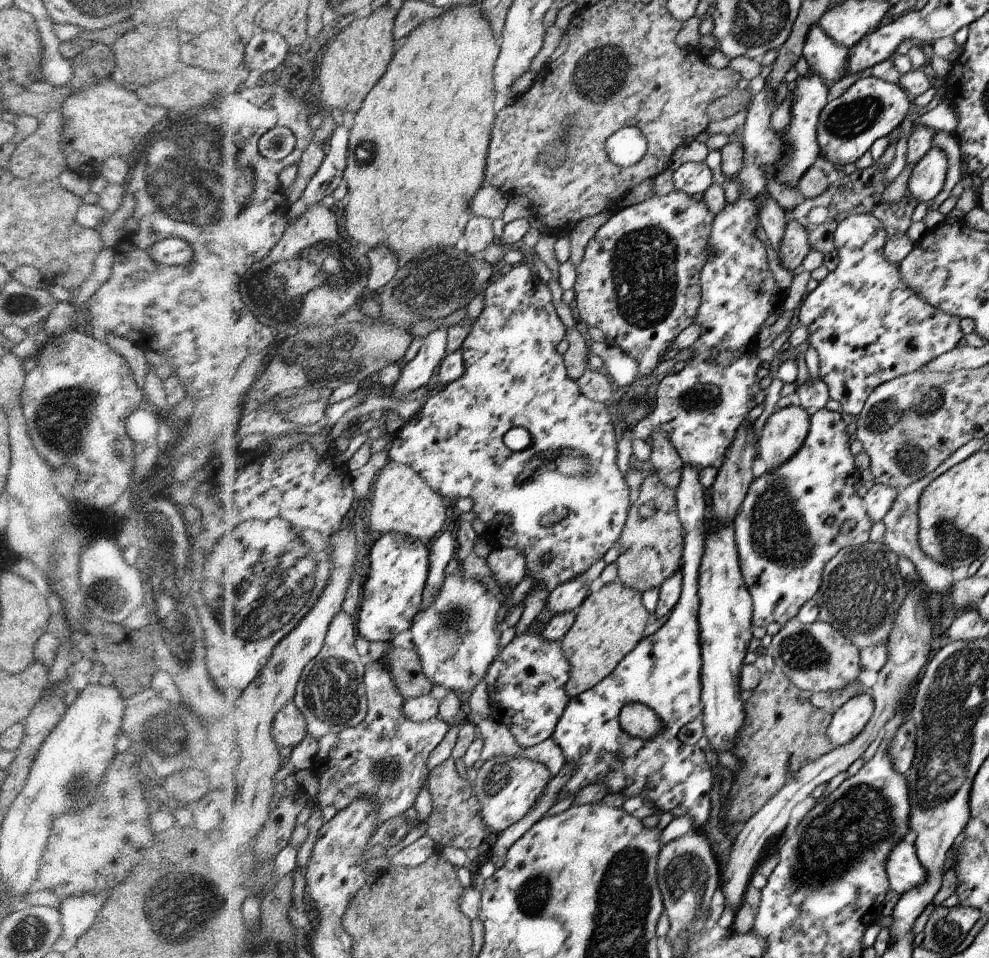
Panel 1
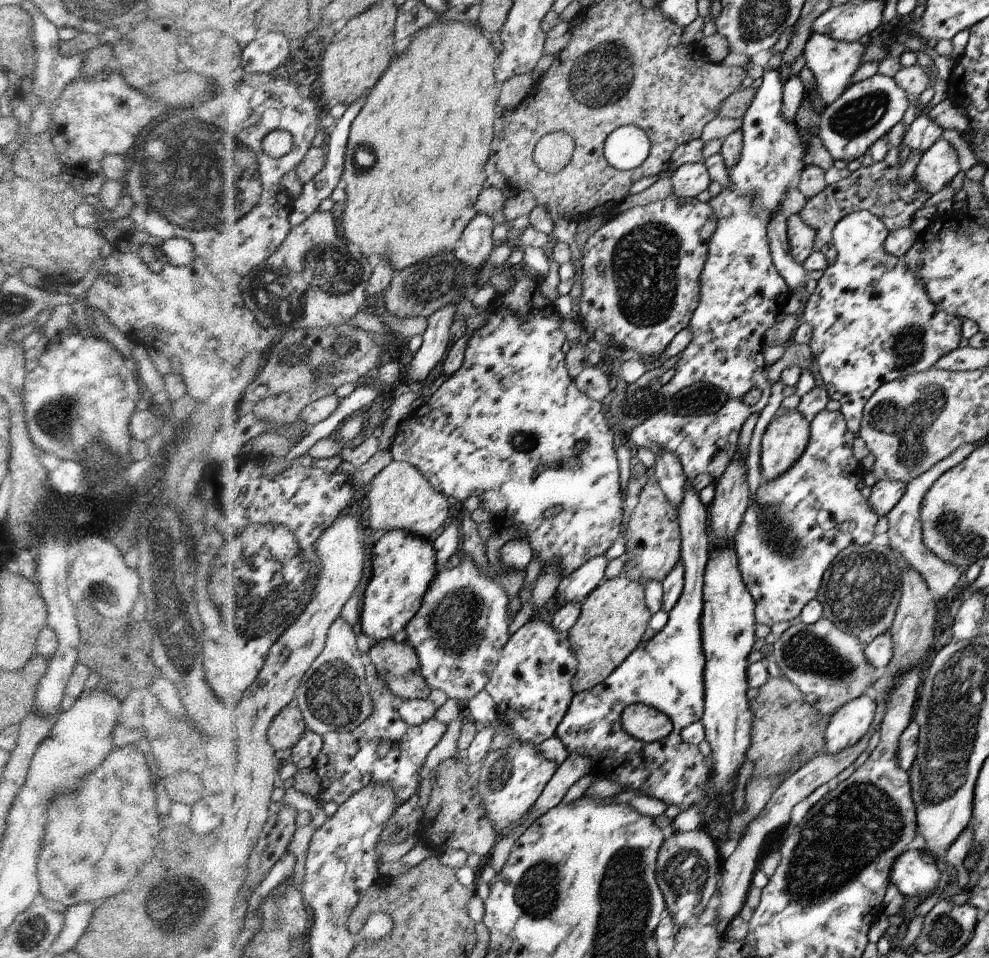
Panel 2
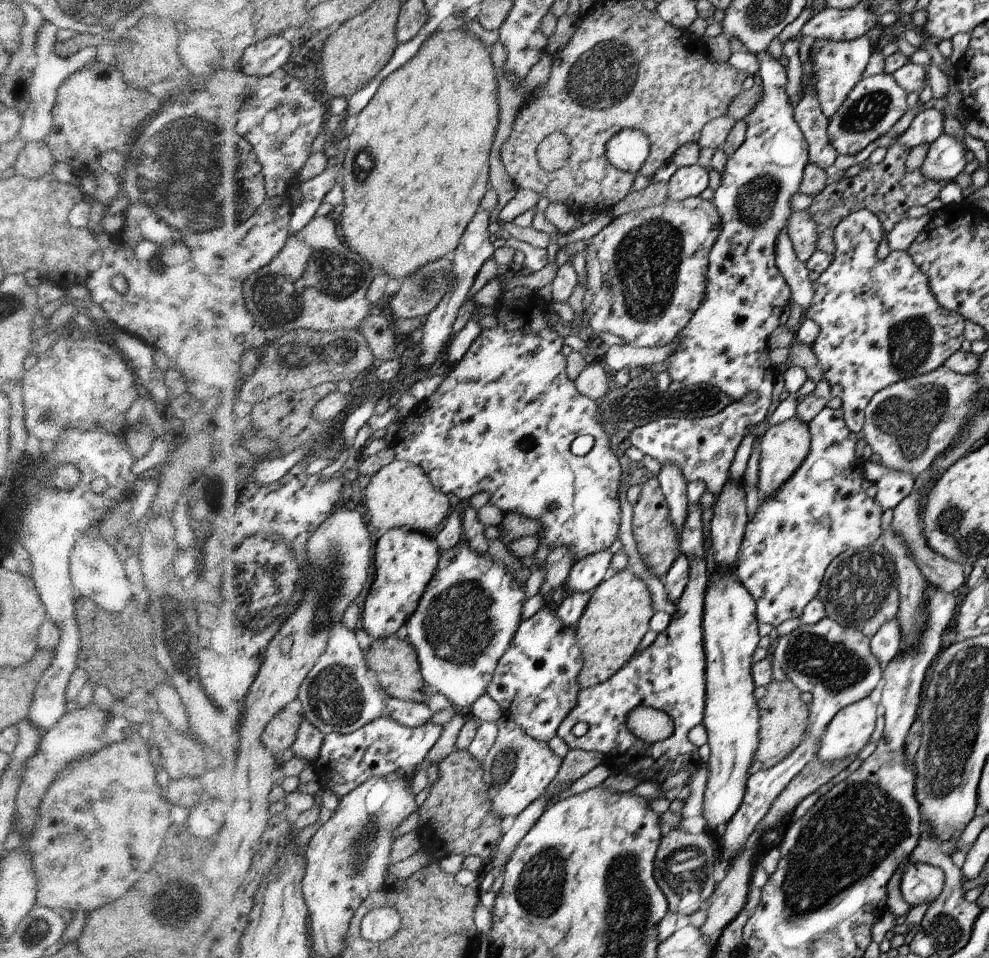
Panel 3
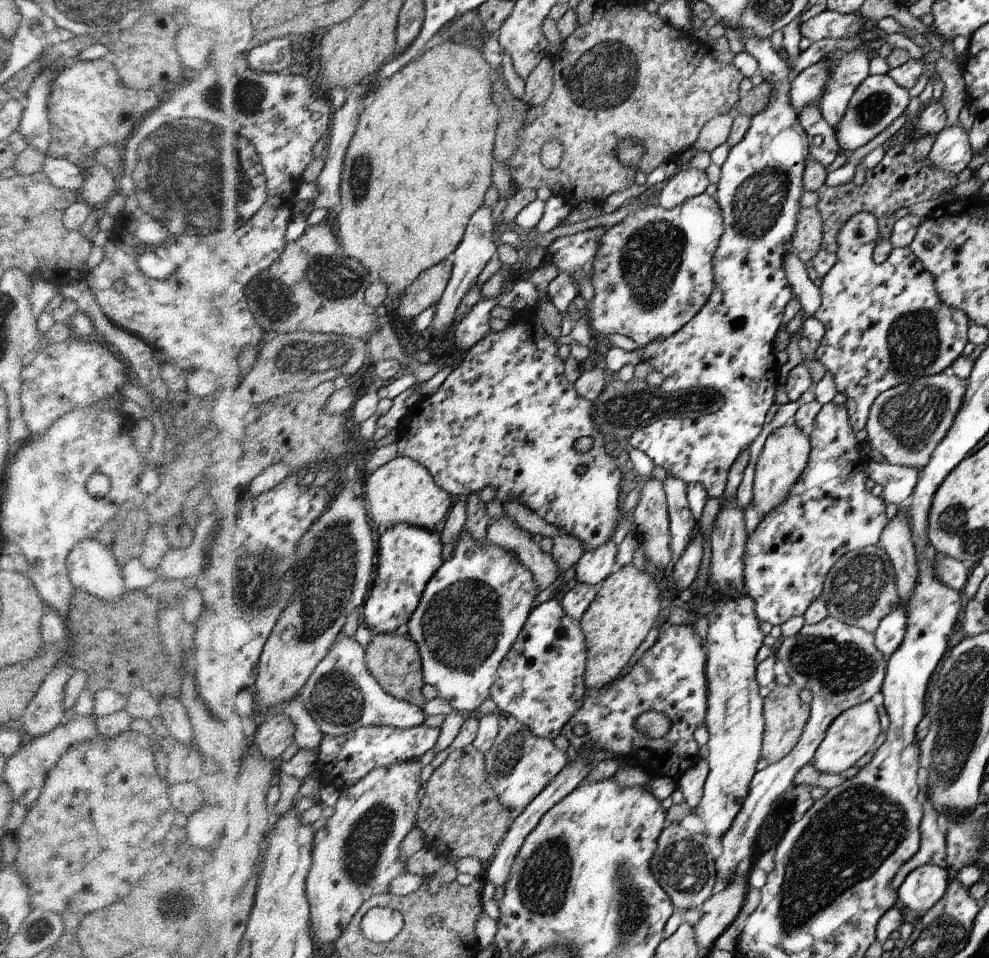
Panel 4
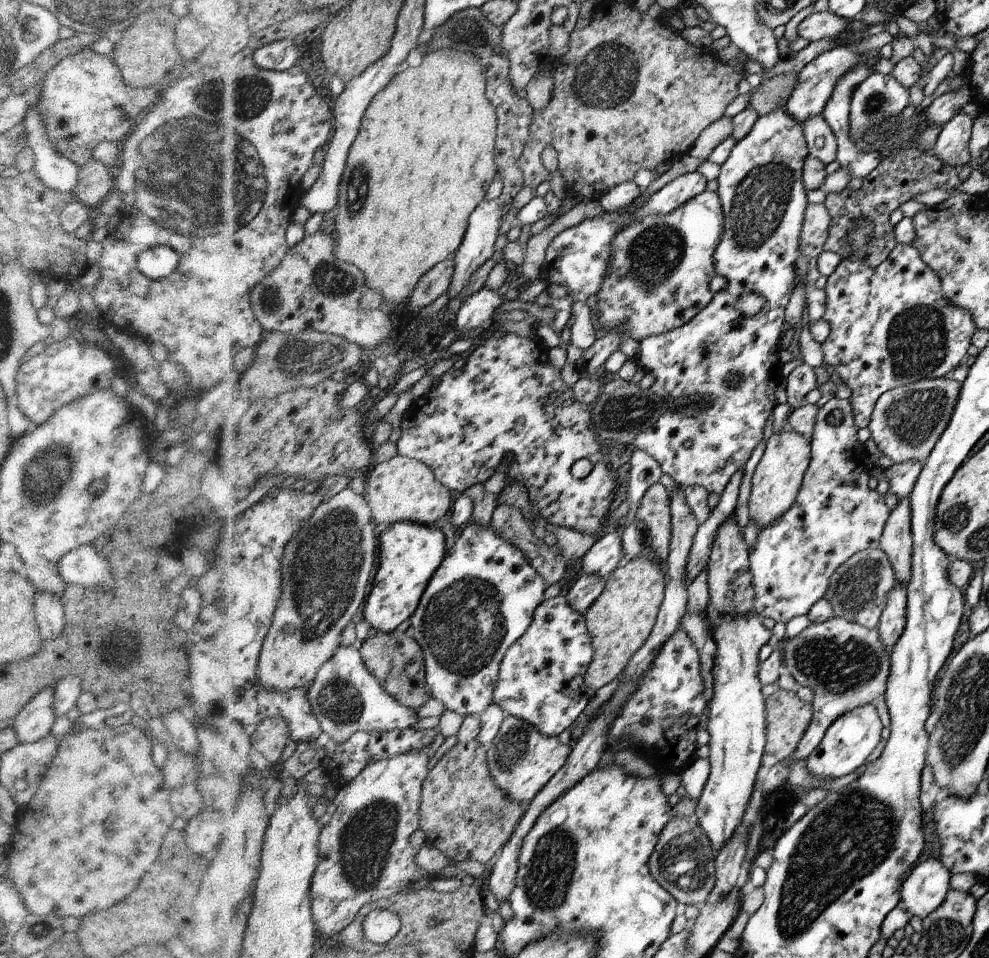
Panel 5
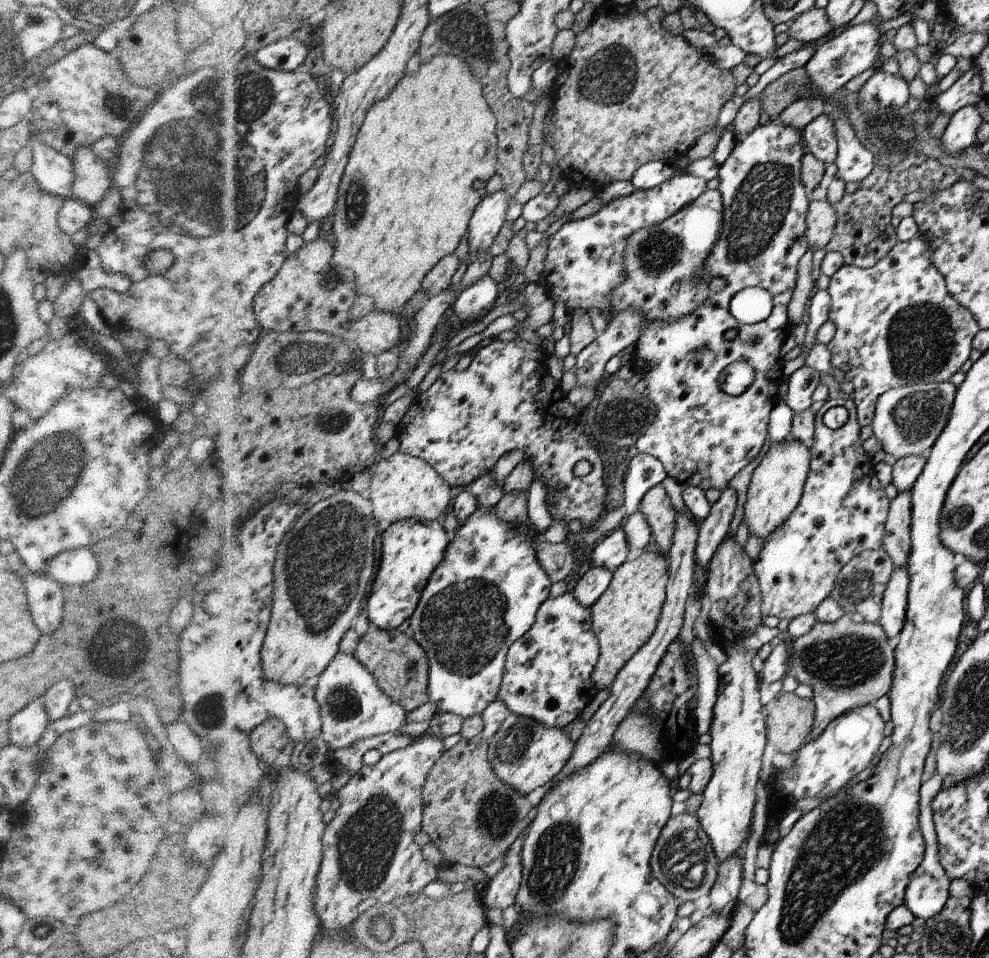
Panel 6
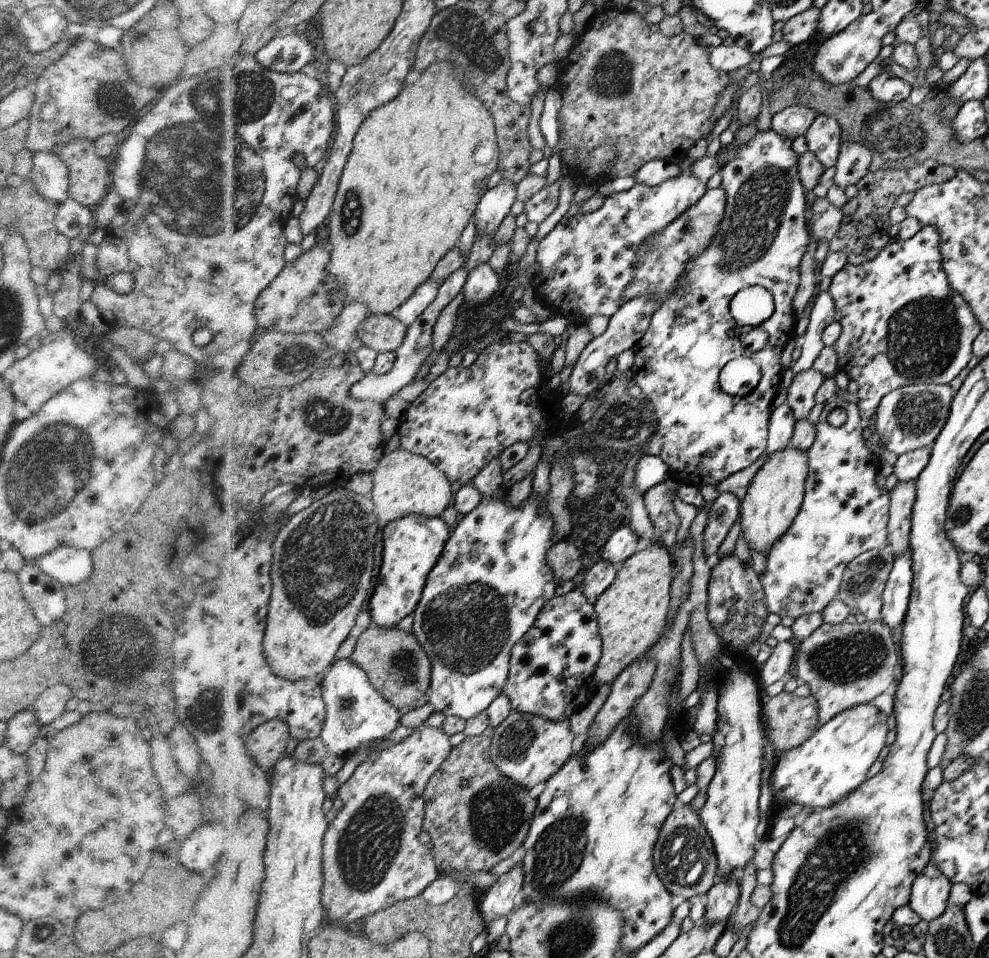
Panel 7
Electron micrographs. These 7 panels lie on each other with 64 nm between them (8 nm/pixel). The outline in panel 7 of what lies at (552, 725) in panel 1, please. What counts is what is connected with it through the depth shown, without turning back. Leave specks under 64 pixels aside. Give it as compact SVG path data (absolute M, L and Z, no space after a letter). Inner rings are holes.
M574 588L563 596L556 596L540 611L534 626L511 651L511 670L503 693L508 696L510 706L516 711L532 716L543 716L546 720L569 719L580 710L598 684L595 670L602 658L603 639L599 633L599 619L595 607L584 596L580 588Z

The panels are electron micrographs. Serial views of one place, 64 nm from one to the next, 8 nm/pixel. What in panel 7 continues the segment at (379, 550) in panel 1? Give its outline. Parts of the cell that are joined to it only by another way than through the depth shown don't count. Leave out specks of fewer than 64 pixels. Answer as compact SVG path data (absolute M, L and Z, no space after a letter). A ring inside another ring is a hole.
M412 514L406 518L390 522L384 530L382 543L386 546L383 554L383 566L380 572L380 584L370 601L370 609L375 624L384 628L396 628L406 616L415 614L423 599L432 572L443 559L447 544L452 538L453 528L448 526L444 517L428 518L421 514Z

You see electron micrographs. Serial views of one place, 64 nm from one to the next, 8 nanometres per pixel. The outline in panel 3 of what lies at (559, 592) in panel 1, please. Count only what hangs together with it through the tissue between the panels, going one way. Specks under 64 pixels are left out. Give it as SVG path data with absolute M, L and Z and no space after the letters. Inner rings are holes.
M610 549L587 556L586 559L575 562L564 582L564 588L570 592L586 594L592 592L598 584L606 579L606 572L612 560Z

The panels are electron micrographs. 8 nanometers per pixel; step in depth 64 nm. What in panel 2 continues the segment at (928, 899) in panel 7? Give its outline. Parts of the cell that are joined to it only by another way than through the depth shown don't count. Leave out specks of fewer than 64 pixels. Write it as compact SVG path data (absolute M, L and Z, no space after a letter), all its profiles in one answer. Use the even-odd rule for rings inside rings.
M918 849L904 851L891 870L891 883L905 898L924 898L941 887L945 874L936 864L926 861Z

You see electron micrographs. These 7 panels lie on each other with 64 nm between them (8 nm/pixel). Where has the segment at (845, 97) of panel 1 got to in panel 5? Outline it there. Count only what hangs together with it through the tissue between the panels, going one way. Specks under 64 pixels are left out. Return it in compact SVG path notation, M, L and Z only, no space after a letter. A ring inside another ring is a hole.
M879 72L871 73L866 80L863 80L852 93L850 114L848 114L848 124L850 124L850 138L852 142L860 144L868 136L868 128L874 124L880 124L888 116L900 114L908 106L908 90L904 85L896 80L896 77L883 75Z

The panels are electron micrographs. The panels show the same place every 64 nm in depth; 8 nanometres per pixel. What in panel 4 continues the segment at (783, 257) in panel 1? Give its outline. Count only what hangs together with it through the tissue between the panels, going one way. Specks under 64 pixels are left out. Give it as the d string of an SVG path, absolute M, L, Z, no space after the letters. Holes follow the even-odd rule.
M804 207L796 224L796 232L790 242L798 258L807 265L821 250L820 244L822 244L824 234L822 226L824 222L822 222L822 214L818 212L818 208Z

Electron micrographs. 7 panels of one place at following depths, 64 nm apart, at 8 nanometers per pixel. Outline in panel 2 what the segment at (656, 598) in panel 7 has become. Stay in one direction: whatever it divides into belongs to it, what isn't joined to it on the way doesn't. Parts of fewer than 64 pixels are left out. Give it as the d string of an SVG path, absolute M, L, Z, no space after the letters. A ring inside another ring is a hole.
M620 574L612 580L603 581L581 602L580 616L576 624L568 631L568 640L571 641L572 648L575 649L579 659L578 670L574 678L576 693L603 683L627 659L627 656L639 647L640 640L648 628L648 620L652 616L652 612L646 608L644 598L646 598L644 585Z

